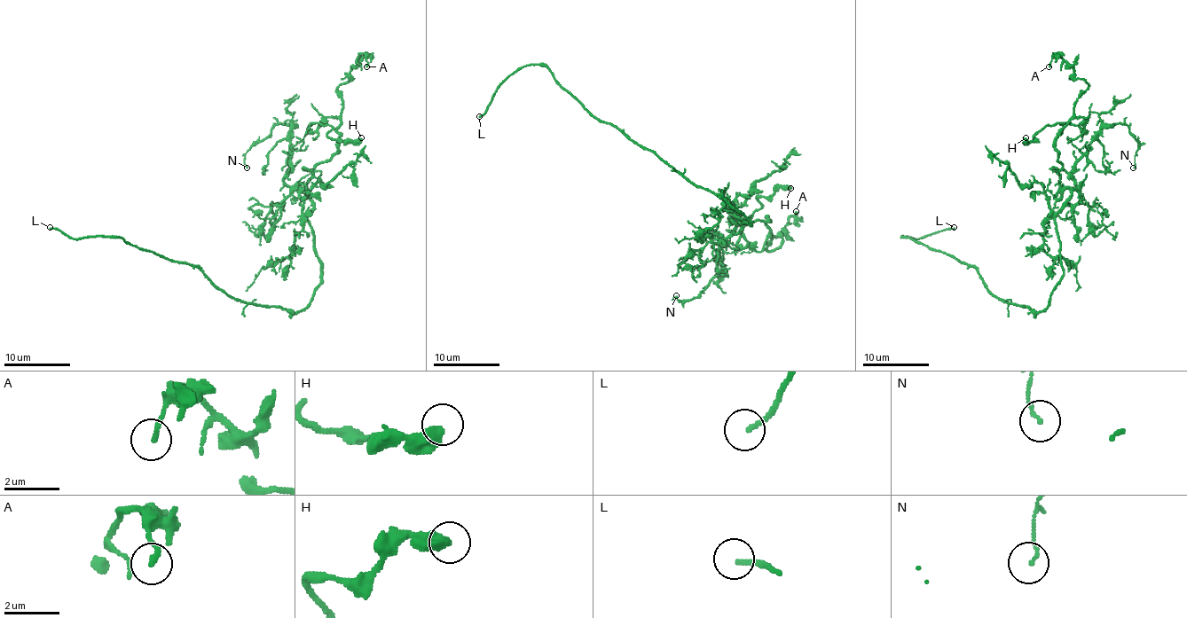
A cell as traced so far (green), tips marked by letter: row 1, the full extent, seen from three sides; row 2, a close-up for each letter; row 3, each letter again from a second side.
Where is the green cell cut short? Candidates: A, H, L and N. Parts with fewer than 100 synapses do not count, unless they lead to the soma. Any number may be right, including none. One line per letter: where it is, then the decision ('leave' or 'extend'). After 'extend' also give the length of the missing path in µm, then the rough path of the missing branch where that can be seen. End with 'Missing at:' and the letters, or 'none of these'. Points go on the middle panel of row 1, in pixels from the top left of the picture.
A: at (796, 211); leave
H: at (790, 188); leave
L: at (479, 116); extend; about 6 µm are missing; missing branch runs (479, 116), (459, 136), (460, 133)
N: at (676, 295); leave
Missing at: L

